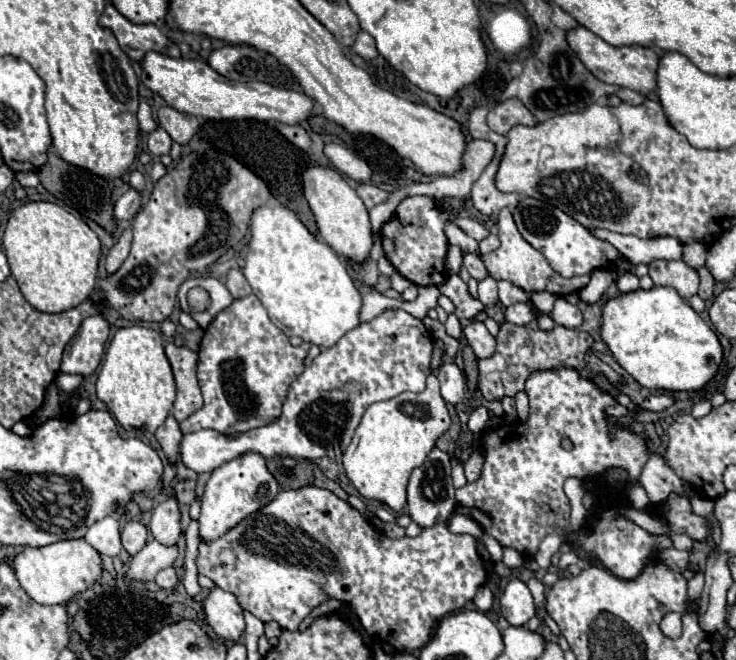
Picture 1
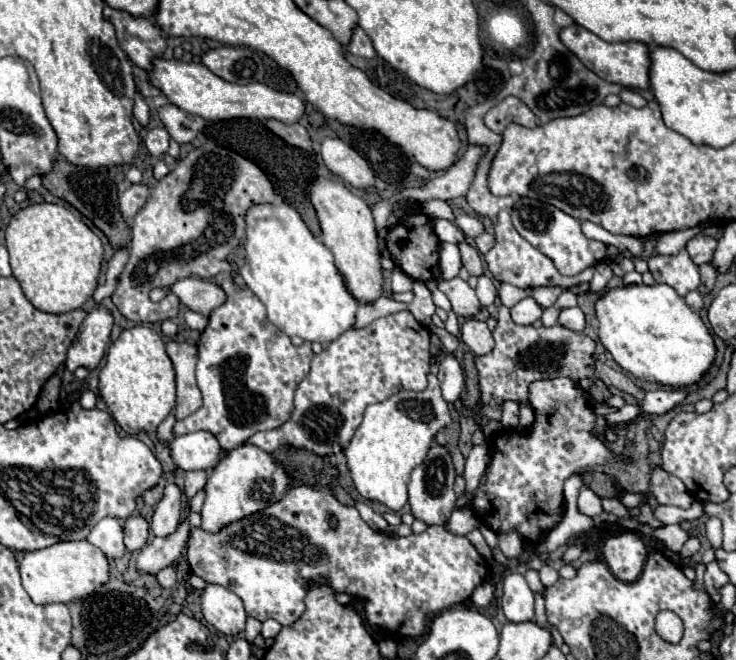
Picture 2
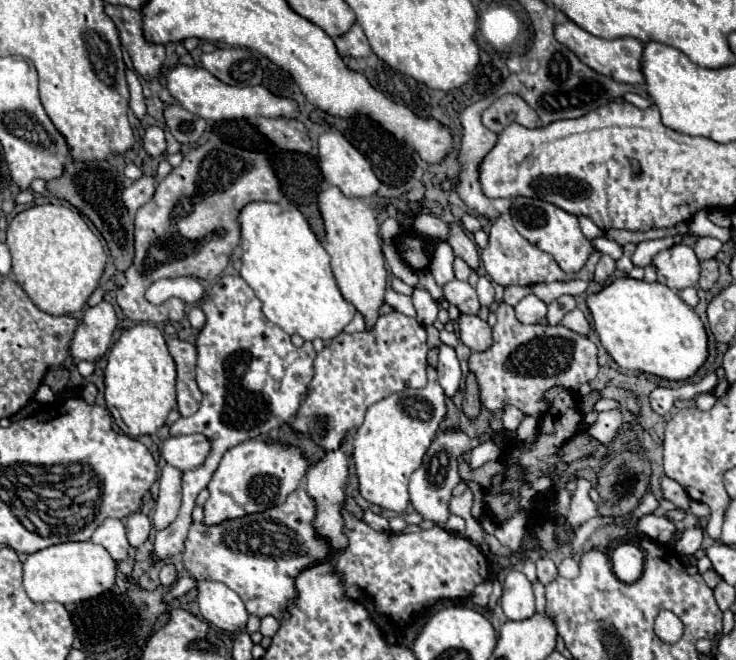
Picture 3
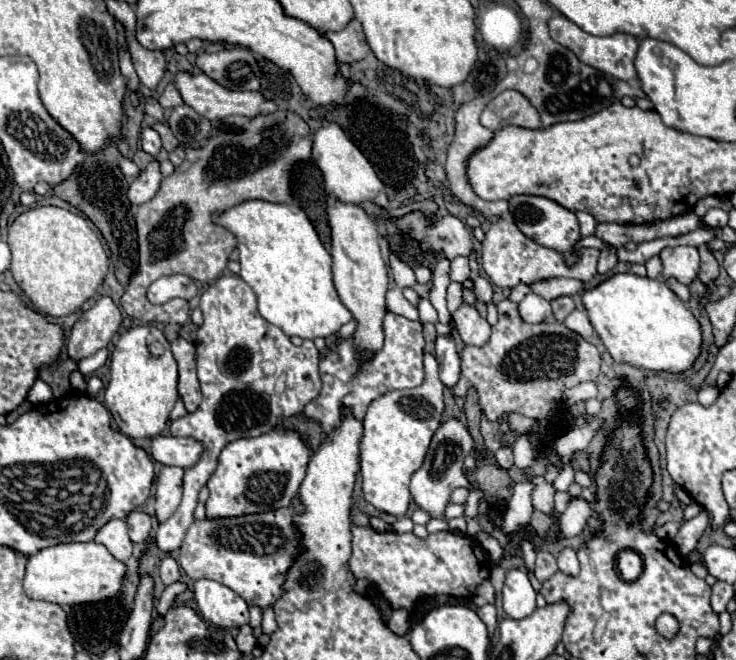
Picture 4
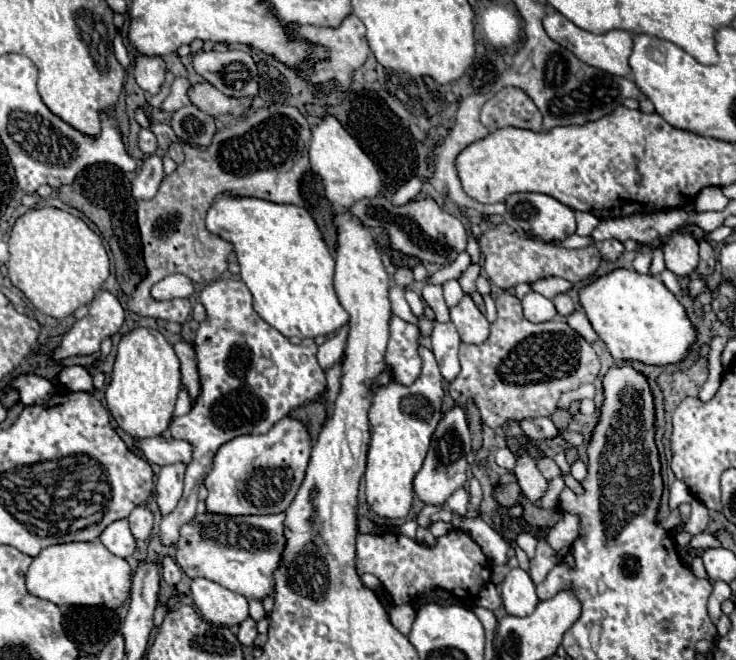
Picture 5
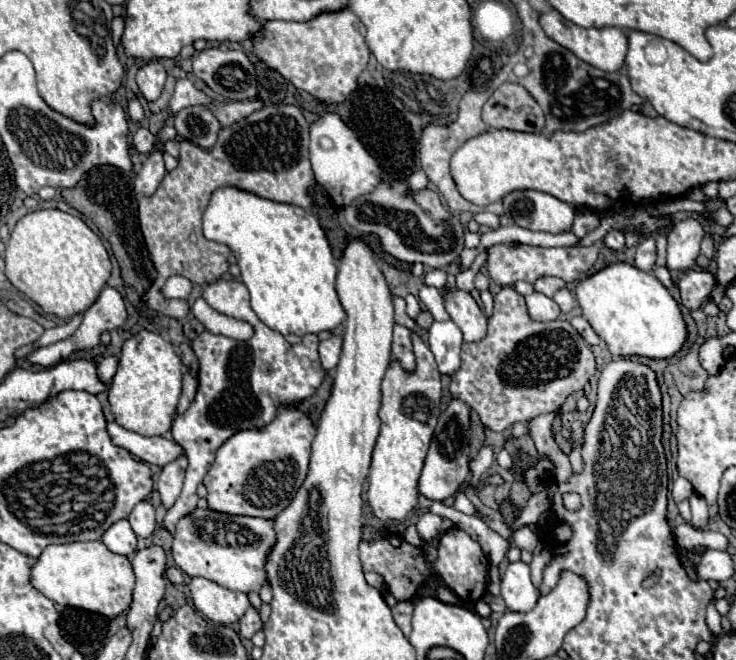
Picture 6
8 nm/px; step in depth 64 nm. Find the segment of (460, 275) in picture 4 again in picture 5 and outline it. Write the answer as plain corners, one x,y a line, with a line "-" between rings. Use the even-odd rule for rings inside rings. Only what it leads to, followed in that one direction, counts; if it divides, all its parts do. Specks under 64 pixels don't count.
460,252
458,258
456,258
452,264
448,264
448,266
440,268
438,272
434,272
434,274
428,278
428,282
430,282
430,284
444,284
444,282
448,282
448,280
452,280
452,278
458,278
468,266
470,266
470,256
468,256
468,252

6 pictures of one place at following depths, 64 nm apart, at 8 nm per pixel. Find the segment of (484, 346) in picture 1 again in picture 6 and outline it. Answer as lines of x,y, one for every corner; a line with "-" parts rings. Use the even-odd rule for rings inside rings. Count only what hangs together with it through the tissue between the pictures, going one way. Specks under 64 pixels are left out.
464,290
448,292
444,296
444,306
452,322
462,330
464,342
478,342
486,336
486,316
478,308
470,292

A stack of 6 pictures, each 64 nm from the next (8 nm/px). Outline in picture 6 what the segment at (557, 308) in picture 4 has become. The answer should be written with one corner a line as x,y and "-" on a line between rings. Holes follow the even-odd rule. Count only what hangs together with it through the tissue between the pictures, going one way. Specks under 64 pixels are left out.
560,288
556,294
554,294
554,302
560,306
560,310
566,314
566,312
572,312
574,310
574,296
568,288

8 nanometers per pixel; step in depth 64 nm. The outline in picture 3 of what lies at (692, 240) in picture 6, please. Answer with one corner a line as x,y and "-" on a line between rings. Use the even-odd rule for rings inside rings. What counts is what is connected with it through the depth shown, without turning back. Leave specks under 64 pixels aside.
674,246
662,250
654,256
652,264
658,268
658,282
672,290
698,284
700,262
690,246

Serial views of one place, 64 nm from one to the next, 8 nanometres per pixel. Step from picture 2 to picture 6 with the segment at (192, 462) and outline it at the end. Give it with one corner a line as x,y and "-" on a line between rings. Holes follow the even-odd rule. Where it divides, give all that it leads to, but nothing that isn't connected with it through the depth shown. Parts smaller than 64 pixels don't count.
114,420
106,422
106,430
110,434
110,440
116,446
128,450
130,454
134,454
136,458
140,458
146,464
166,466
168,462
172,462
182,452
182,448
176,442
172,442
172,440
166,440
162,436
158,436
158,438
140,436
136,432
130,432
130,430
122,428

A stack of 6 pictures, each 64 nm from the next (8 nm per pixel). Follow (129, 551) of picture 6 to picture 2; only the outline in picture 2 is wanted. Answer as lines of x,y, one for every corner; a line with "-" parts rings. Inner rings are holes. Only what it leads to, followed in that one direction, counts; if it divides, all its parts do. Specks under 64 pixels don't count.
104,518
100,520
90,536
88,542
98,546
108,558
122,558
126,554
126,546
124,546
124,530
118,518

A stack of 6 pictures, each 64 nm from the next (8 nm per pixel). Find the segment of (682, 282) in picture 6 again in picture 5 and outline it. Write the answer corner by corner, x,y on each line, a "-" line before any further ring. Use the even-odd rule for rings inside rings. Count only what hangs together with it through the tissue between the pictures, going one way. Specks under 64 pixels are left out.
702,276
690,278
690,282
688,282
688,294
690,294
692,298
698,298
706,288
708,288
708,282
706,282
706,278
702,278

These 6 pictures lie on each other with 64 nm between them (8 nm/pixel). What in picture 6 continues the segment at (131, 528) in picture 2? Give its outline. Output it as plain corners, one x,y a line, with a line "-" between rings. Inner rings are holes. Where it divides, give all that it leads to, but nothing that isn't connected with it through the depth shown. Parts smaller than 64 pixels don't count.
142,500
134,506
132,514
130,514
130,526
136,532
136,536
148,538
154,532
156,520
154,520
154,506
148,500

